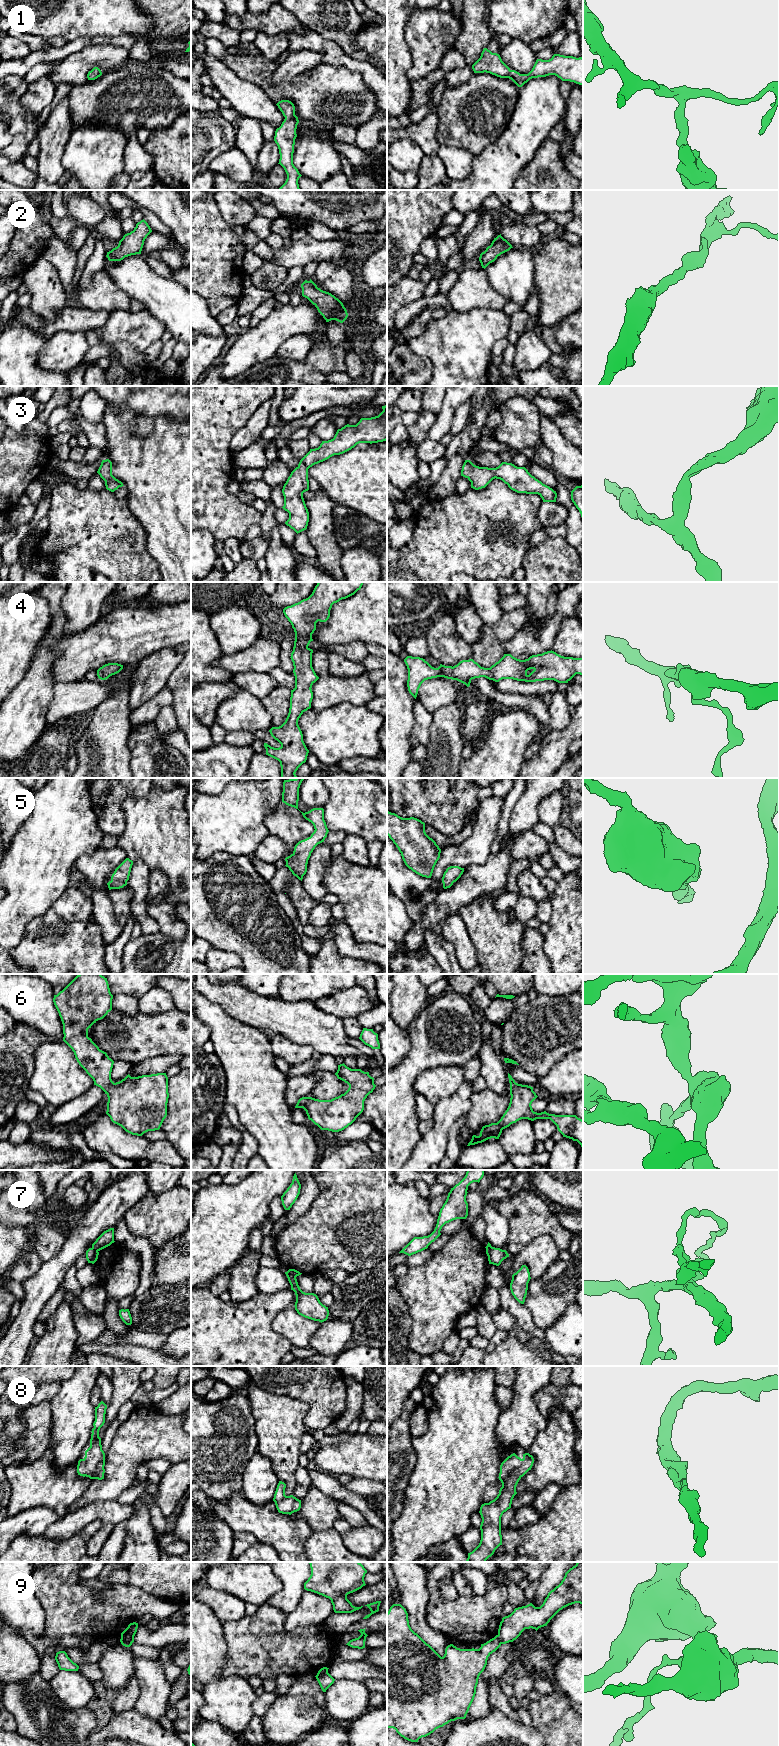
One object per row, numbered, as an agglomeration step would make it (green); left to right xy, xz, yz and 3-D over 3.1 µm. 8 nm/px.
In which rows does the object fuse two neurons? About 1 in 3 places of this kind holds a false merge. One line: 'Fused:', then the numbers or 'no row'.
Fused: 7, 9

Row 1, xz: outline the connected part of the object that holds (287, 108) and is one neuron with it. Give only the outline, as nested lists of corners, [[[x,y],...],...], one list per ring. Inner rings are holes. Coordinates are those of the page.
[[[281,100],[276,105],[285,117],[281,126],[276,129],[274,136],[280,154],[278,164],[284,168],[287,174],[287,179],[279,190],[300,190],[298,180],[302,175],[293,164],[296,129],[299,120],[295,115],[295,106],[291,101]]]

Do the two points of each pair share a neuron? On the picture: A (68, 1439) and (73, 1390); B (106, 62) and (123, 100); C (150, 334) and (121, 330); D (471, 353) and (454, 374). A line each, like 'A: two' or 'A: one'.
A: one
B: two
C: one
D: one

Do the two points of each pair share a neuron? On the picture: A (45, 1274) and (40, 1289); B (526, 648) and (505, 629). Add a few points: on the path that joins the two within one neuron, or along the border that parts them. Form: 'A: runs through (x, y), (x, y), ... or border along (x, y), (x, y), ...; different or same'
A: runs through (45, 1278), (45, 1282), (42, 1285); same
B: border along (528, 620), (508, 640), (502, 643), (504, 653); different

